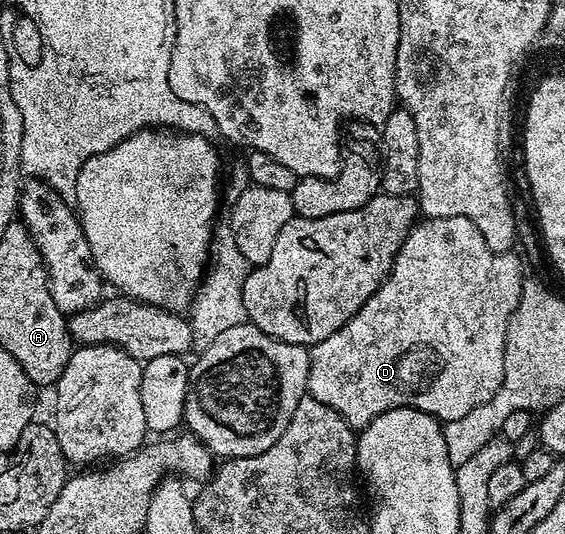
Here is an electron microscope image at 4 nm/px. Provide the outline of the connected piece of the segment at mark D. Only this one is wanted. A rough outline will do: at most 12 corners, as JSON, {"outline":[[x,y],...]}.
{"outline":[[474,220],[417,221],[311,347],[353,428],[445,424],[502,384],[526,281]]}

